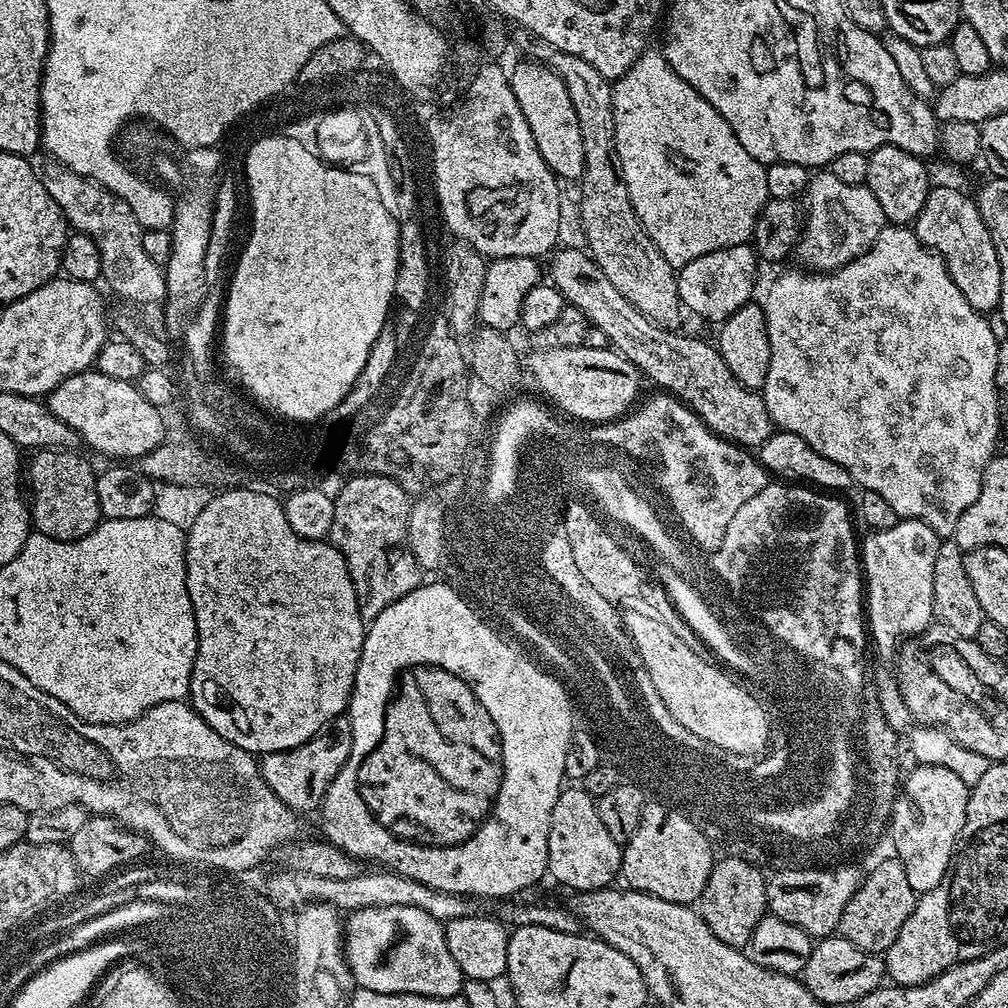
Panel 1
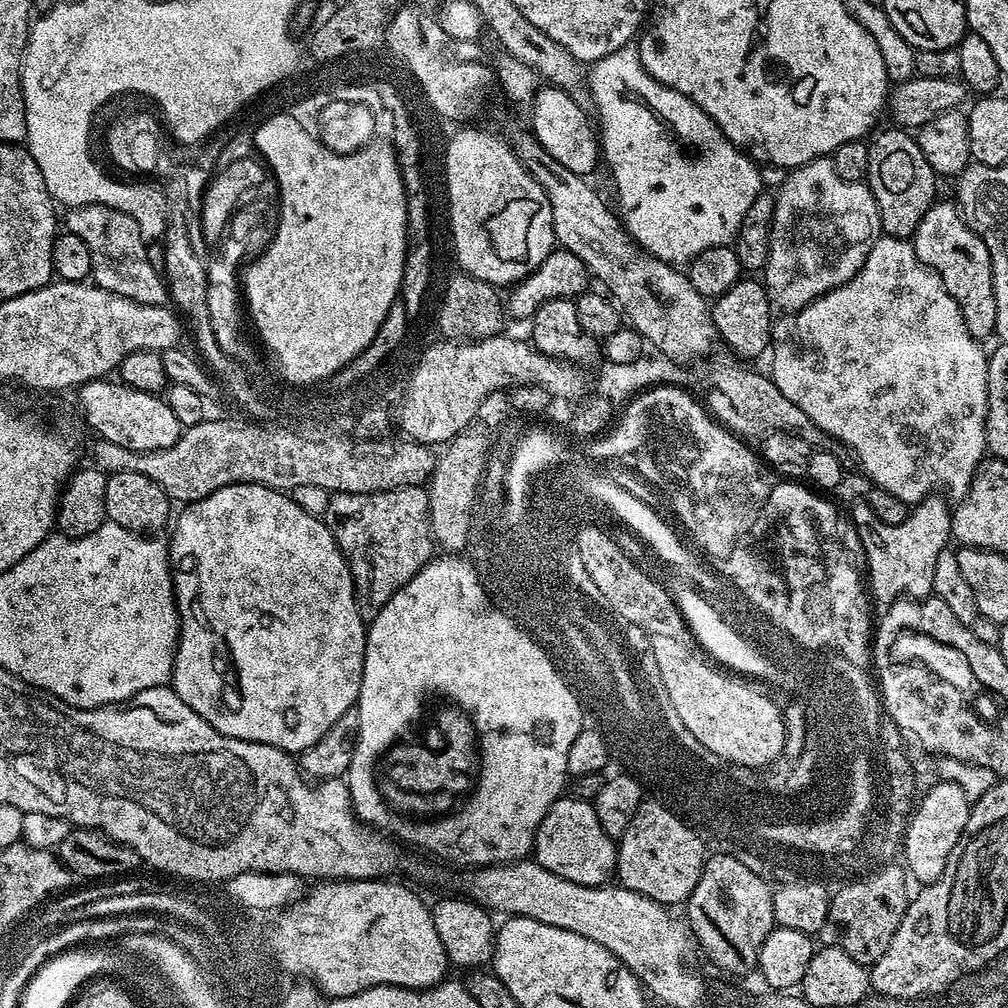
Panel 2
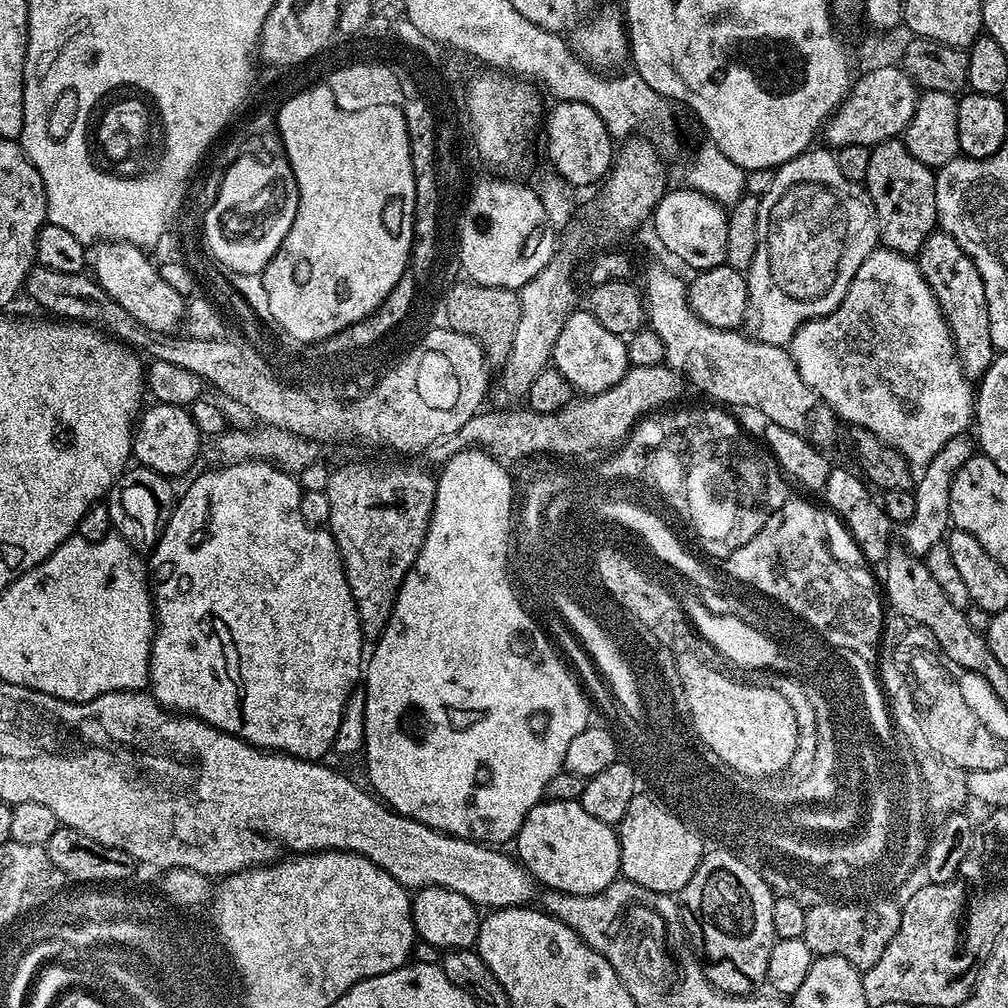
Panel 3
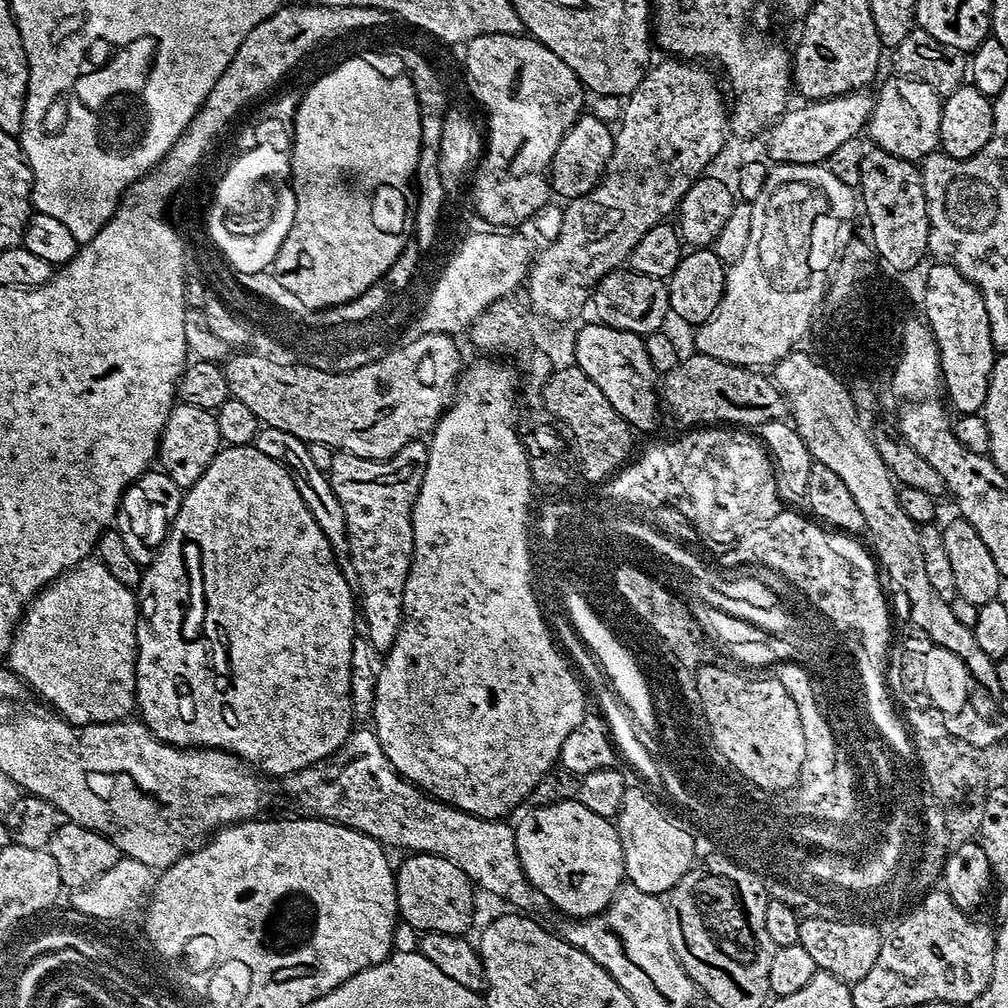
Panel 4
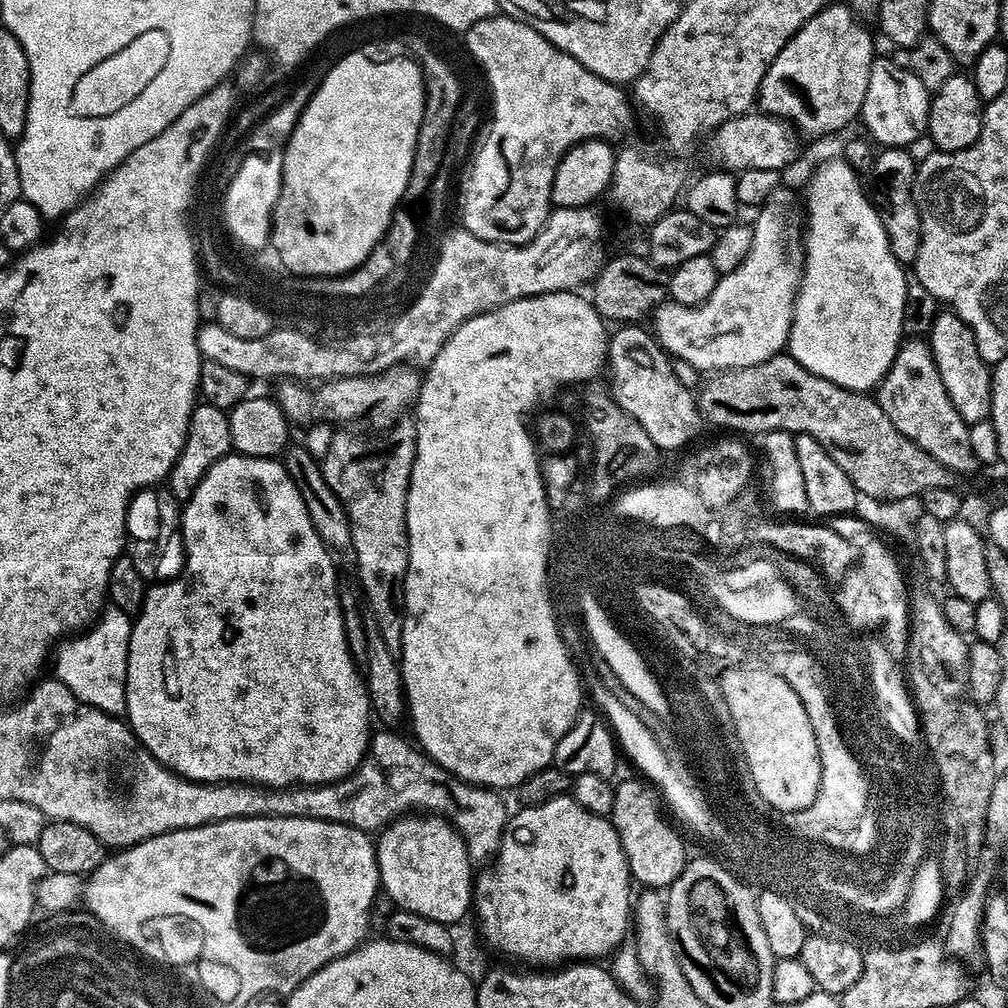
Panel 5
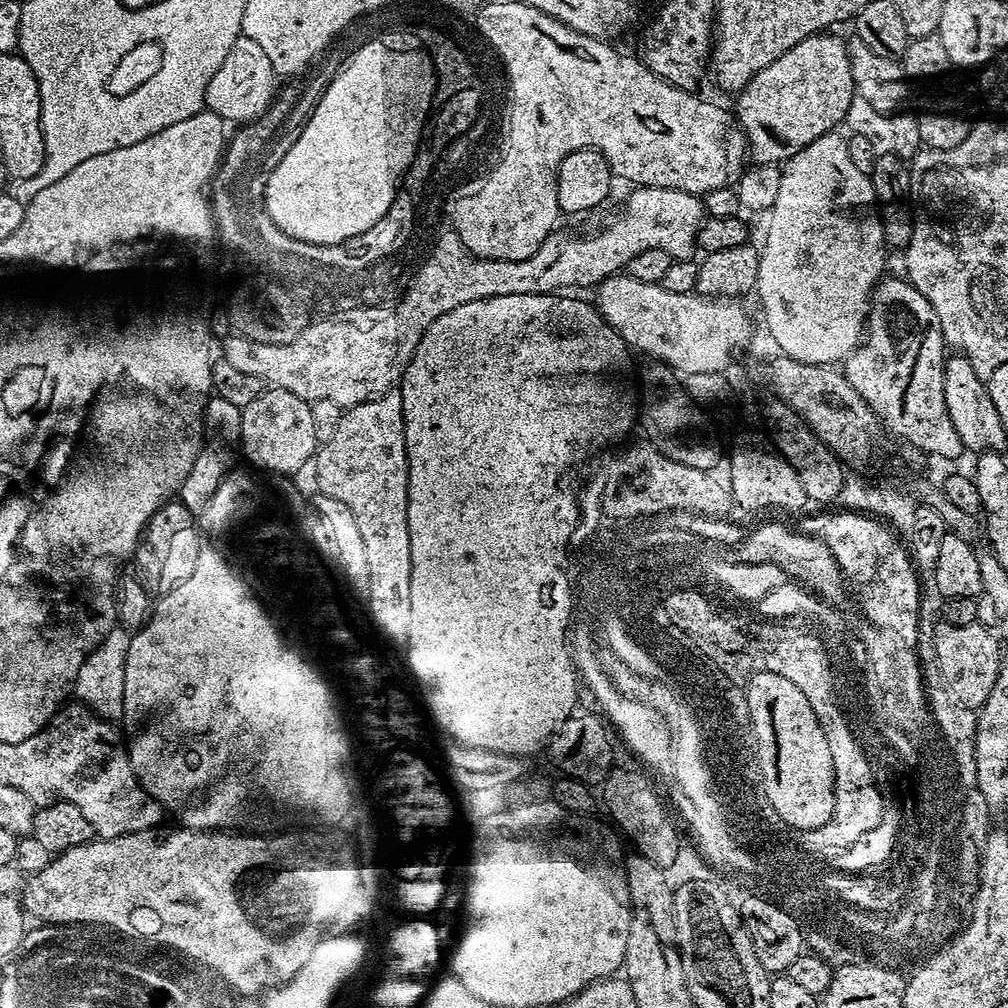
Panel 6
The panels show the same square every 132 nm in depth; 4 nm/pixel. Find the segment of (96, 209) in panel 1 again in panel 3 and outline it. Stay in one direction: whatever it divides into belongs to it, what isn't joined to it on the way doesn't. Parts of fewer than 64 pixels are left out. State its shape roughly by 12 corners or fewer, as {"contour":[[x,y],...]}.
{"contour":[[110,240],[94,279],[142,326],[172,334],[186,297],[145,249]]}

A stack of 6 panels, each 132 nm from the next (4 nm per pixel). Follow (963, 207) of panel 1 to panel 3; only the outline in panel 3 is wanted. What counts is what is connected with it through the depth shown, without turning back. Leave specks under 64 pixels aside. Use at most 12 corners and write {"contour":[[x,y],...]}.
{"contour":[[942,230],[918,253],[964,376],[996,359],[978,266]]}

